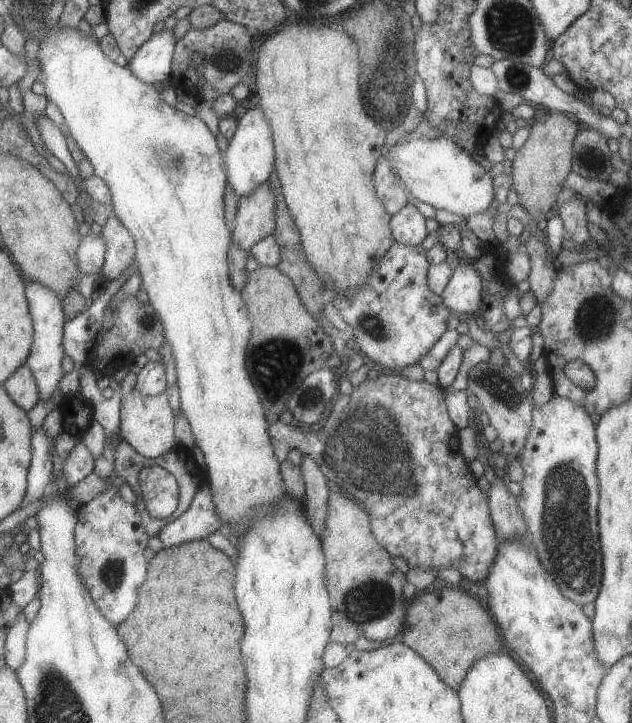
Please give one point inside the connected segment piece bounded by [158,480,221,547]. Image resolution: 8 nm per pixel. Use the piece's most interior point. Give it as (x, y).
(200, 520)

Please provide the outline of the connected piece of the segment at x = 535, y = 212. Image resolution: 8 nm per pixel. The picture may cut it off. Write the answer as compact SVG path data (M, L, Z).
M553 112L552 114L540 116L538 120L534 119L530 127L530 136L526 139L522 148L516 151L513 160L512 186L519 196L519 204L528 212L528 217L538 222L537 220L541 214L547 216L548 211L556 207L556 198L563 188L562 183L572 171L573 144L582 126L573 116L562 112Z

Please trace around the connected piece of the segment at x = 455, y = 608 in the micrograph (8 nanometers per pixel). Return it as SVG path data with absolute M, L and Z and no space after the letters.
M453 586L449 590L441 589L437 594L436 592L424 593L416 598L411 605L408 605L407 619L399 639L415 650L426 662L429 662L442 682L454 692L460 690L466 673L478 659L488 655L496 655L502 651L502 640L498 636L498 628L496 628L494 618L468 590L459 586Z

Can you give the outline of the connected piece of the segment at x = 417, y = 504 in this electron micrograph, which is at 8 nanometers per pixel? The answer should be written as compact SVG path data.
M382 371L375 381L366 380L353 388L351 396L339 394L328 417L326 424L320 431L304 432L302 426L284 423L282 421L269 425L268 432L271 438L271 445L274 447L274 455L278 462L286 461L288 453L292 448L298 448L305 456L311 456L328 481L335 482L343 492L354 498L370 515L371 529L376 540L382 545L388 554L394 557L403 558L412 569L458 569L463 576L472 583L484 582L490 574L490 567L497 557L500 539L497 537L491 512L489 500L486 493L478 487L478 480L469 467L469 462L461 451L461 444L458 436L458 429L450 418L443 389L440 386L423 381L412 381L396 372Z

